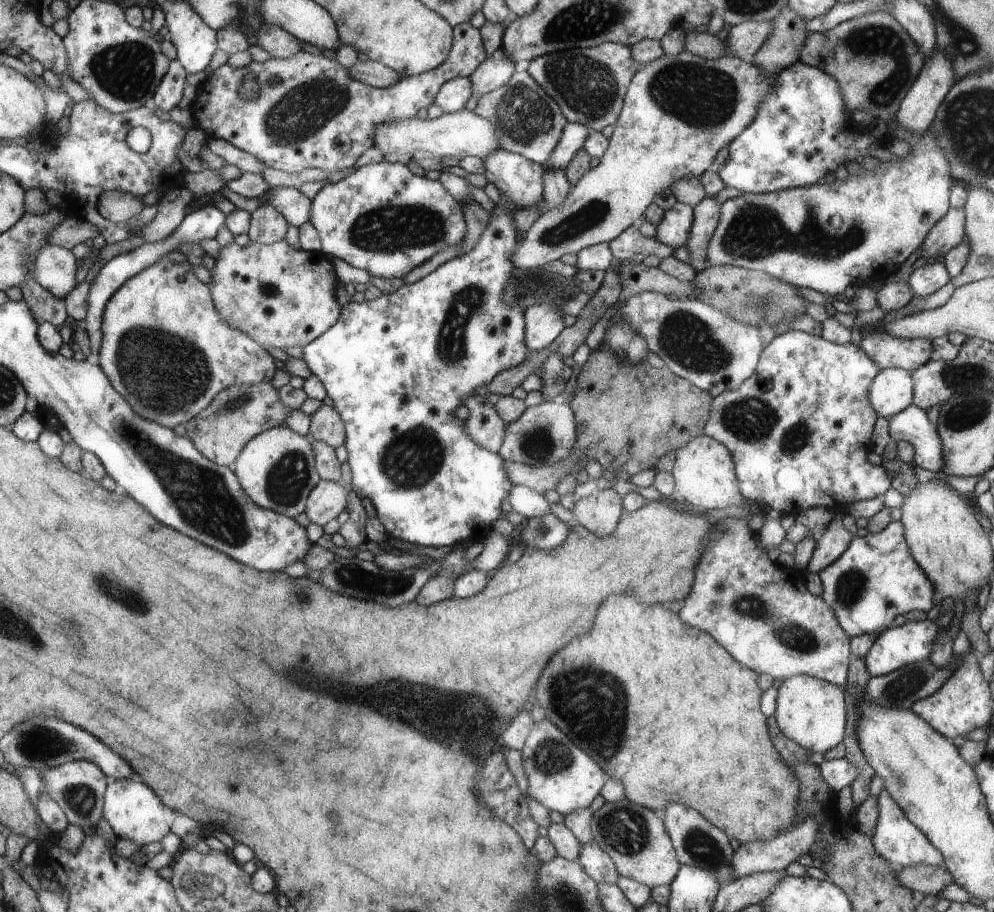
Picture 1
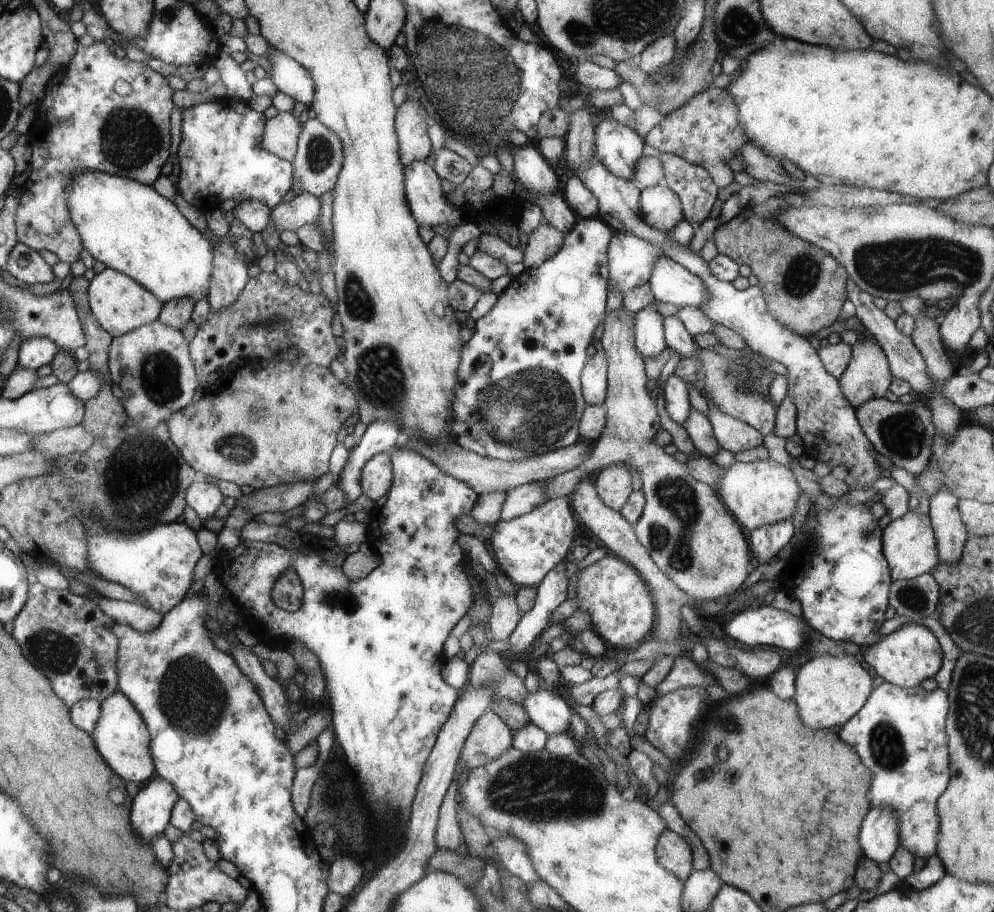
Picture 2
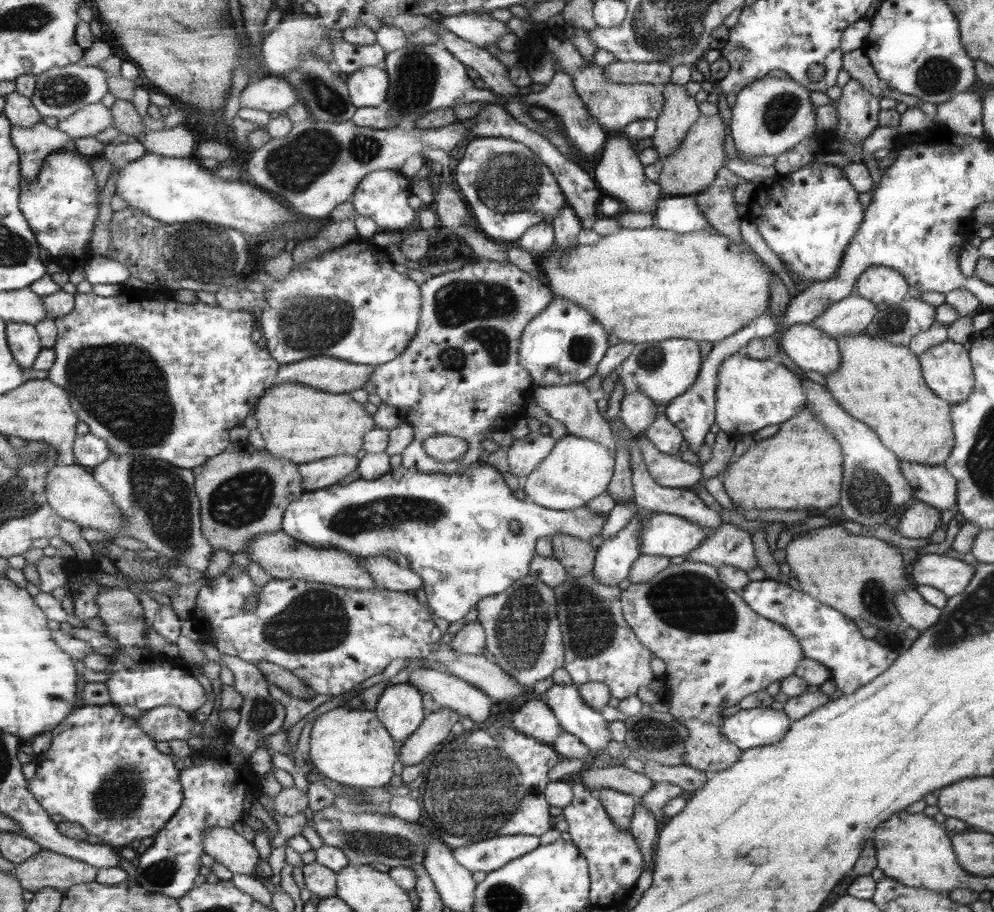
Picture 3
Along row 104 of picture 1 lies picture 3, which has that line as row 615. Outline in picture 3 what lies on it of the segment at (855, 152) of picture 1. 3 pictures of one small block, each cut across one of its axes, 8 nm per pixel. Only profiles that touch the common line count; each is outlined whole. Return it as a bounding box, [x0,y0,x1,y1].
[740,579,901,695]

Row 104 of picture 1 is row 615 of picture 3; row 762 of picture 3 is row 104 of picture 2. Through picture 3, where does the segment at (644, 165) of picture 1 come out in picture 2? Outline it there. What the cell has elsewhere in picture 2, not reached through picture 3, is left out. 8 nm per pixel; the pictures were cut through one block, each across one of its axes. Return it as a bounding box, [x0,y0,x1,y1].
[645,86,748,188]

